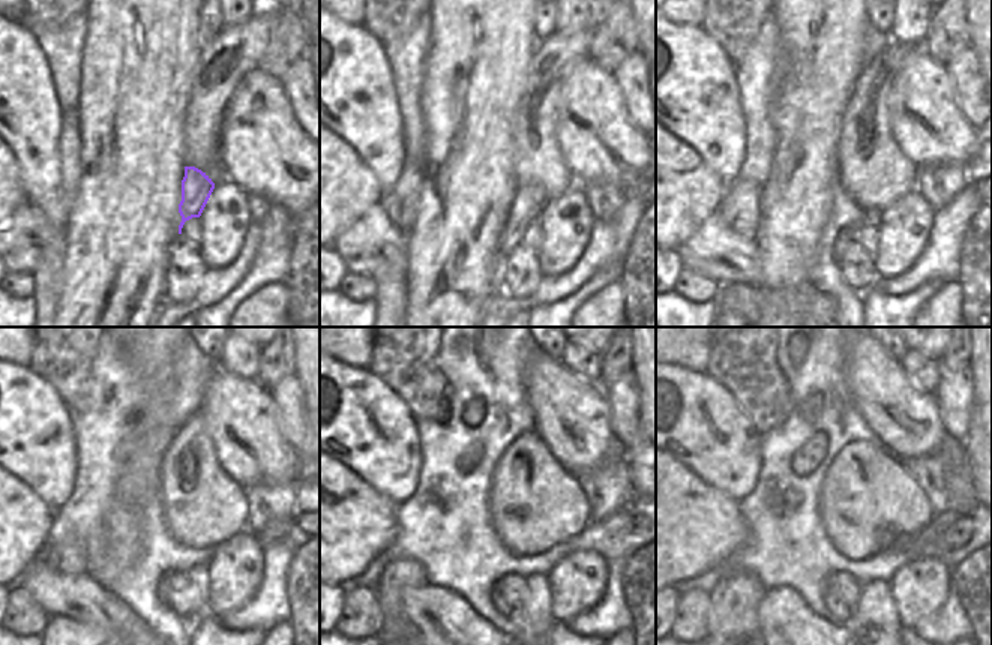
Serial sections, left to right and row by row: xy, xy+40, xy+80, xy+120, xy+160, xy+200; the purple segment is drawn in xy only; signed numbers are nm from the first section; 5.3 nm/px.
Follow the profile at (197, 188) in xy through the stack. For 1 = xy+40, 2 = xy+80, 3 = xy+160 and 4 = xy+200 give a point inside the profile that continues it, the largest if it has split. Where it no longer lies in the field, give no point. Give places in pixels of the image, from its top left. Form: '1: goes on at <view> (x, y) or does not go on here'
1: goes on at xy+40 (530, 198)
2: goes on at xy+80 (851, 233)
3: goes on at xy+160 (499, 600)
4: goes on at xy+200 (844, 614)

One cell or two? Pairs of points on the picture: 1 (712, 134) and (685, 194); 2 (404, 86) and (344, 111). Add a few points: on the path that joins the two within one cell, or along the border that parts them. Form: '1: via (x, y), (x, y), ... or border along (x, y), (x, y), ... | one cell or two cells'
1: border along (673, 135), (686, 143), (722, 185) | two cells
2: border along (386, 54), (399, 119), (404, 123) | two cells

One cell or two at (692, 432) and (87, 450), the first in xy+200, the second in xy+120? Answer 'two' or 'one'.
two

